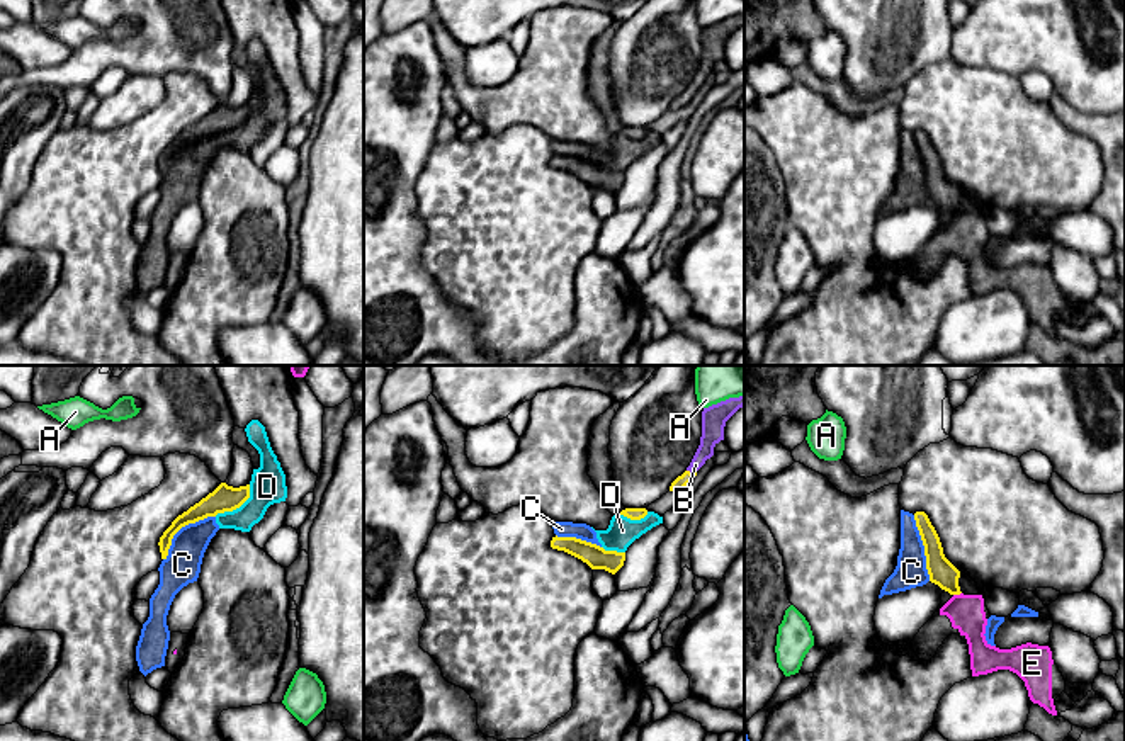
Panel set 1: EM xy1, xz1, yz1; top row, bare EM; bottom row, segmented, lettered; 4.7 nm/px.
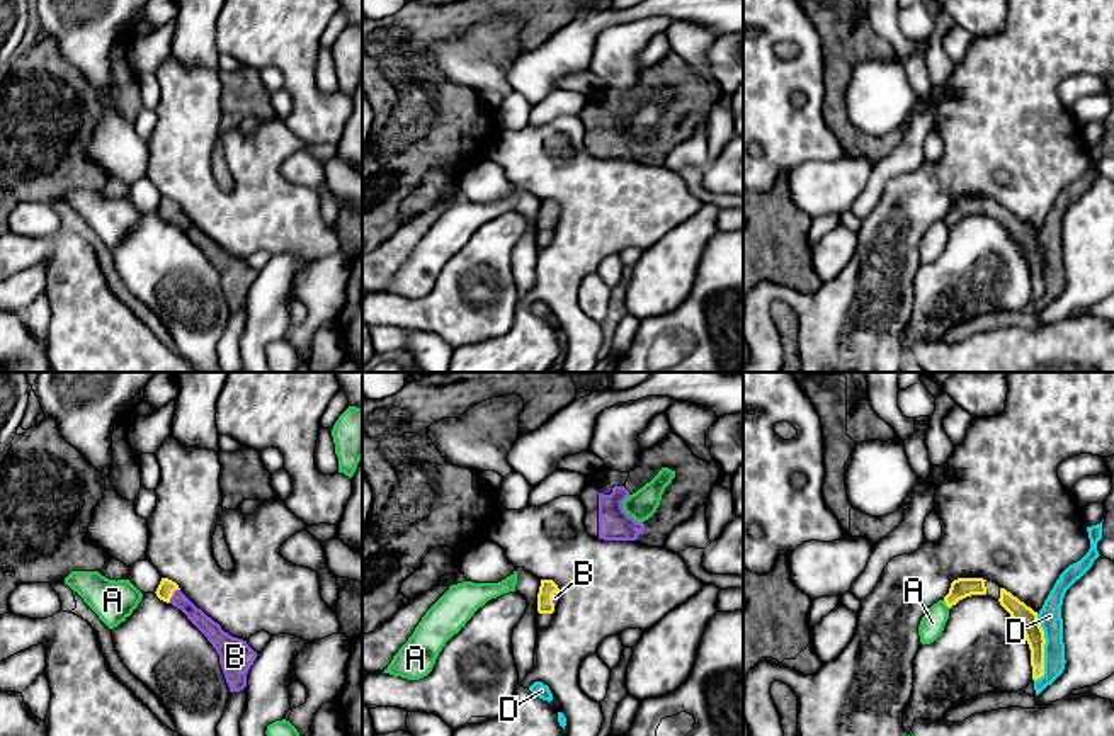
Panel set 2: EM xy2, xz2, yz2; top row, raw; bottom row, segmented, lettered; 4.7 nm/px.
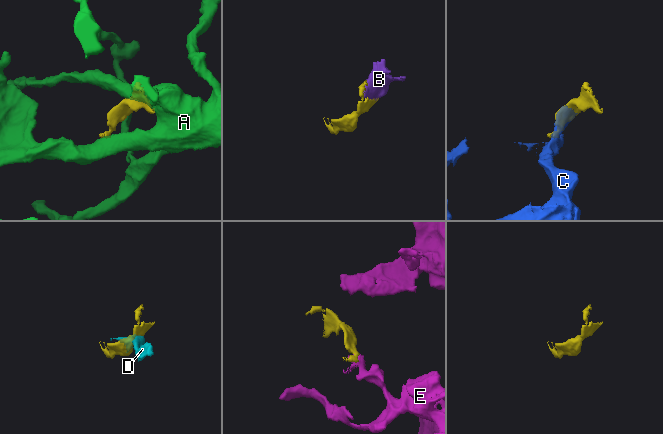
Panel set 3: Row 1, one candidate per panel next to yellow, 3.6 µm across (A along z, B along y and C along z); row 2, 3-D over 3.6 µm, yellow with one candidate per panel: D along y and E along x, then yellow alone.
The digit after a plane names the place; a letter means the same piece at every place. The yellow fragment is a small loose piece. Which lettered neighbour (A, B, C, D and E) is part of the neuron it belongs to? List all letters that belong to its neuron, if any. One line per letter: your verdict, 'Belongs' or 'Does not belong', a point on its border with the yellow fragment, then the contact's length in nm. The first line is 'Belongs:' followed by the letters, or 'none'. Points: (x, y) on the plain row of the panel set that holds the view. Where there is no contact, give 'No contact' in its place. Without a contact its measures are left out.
Belongs: B
A: Does not belong. Touches yellow at yz2 (946, 223). Shared border 50 nm
B: Belongs. Touches yellow at xy2 (172, 213). Shared border 90 nm
C: Does not belong. Touches yellow at xy1 (182, 145). Shared border 320 nm
D: Does not belong. Touches yellow at yz2 (1043, 267). Shared border 320 nm
E: Does not belong. Touches yellow at yz1 (957, 213). Shared border 40 nm

